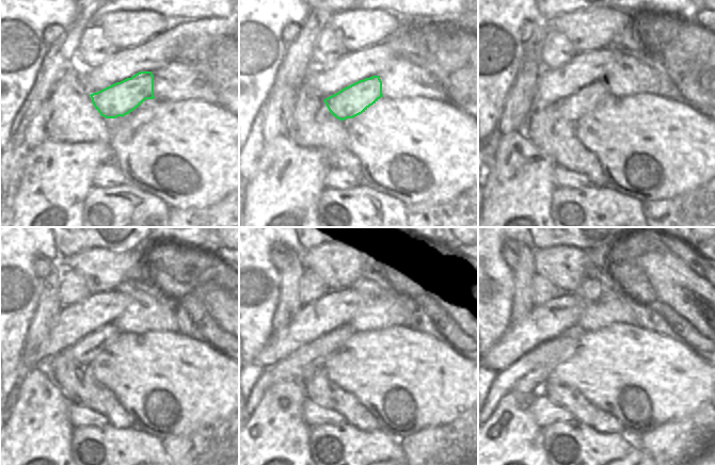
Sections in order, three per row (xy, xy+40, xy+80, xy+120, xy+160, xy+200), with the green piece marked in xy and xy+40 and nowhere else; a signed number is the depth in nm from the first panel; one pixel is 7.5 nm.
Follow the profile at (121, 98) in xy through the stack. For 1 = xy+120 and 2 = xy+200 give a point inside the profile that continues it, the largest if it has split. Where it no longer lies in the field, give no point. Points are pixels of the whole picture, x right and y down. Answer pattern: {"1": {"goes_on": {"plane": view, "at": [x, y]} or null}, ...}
{"1": {"goes_on": {"plane": "xy+120", "at": [83, 351]}}, "2": {"goes_on": {"plane": "xy+200", "at": [527, 374]}}}

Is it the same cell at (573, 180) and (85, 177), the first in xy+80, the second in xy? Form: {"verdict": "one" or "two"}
{"verdict": "two"}

